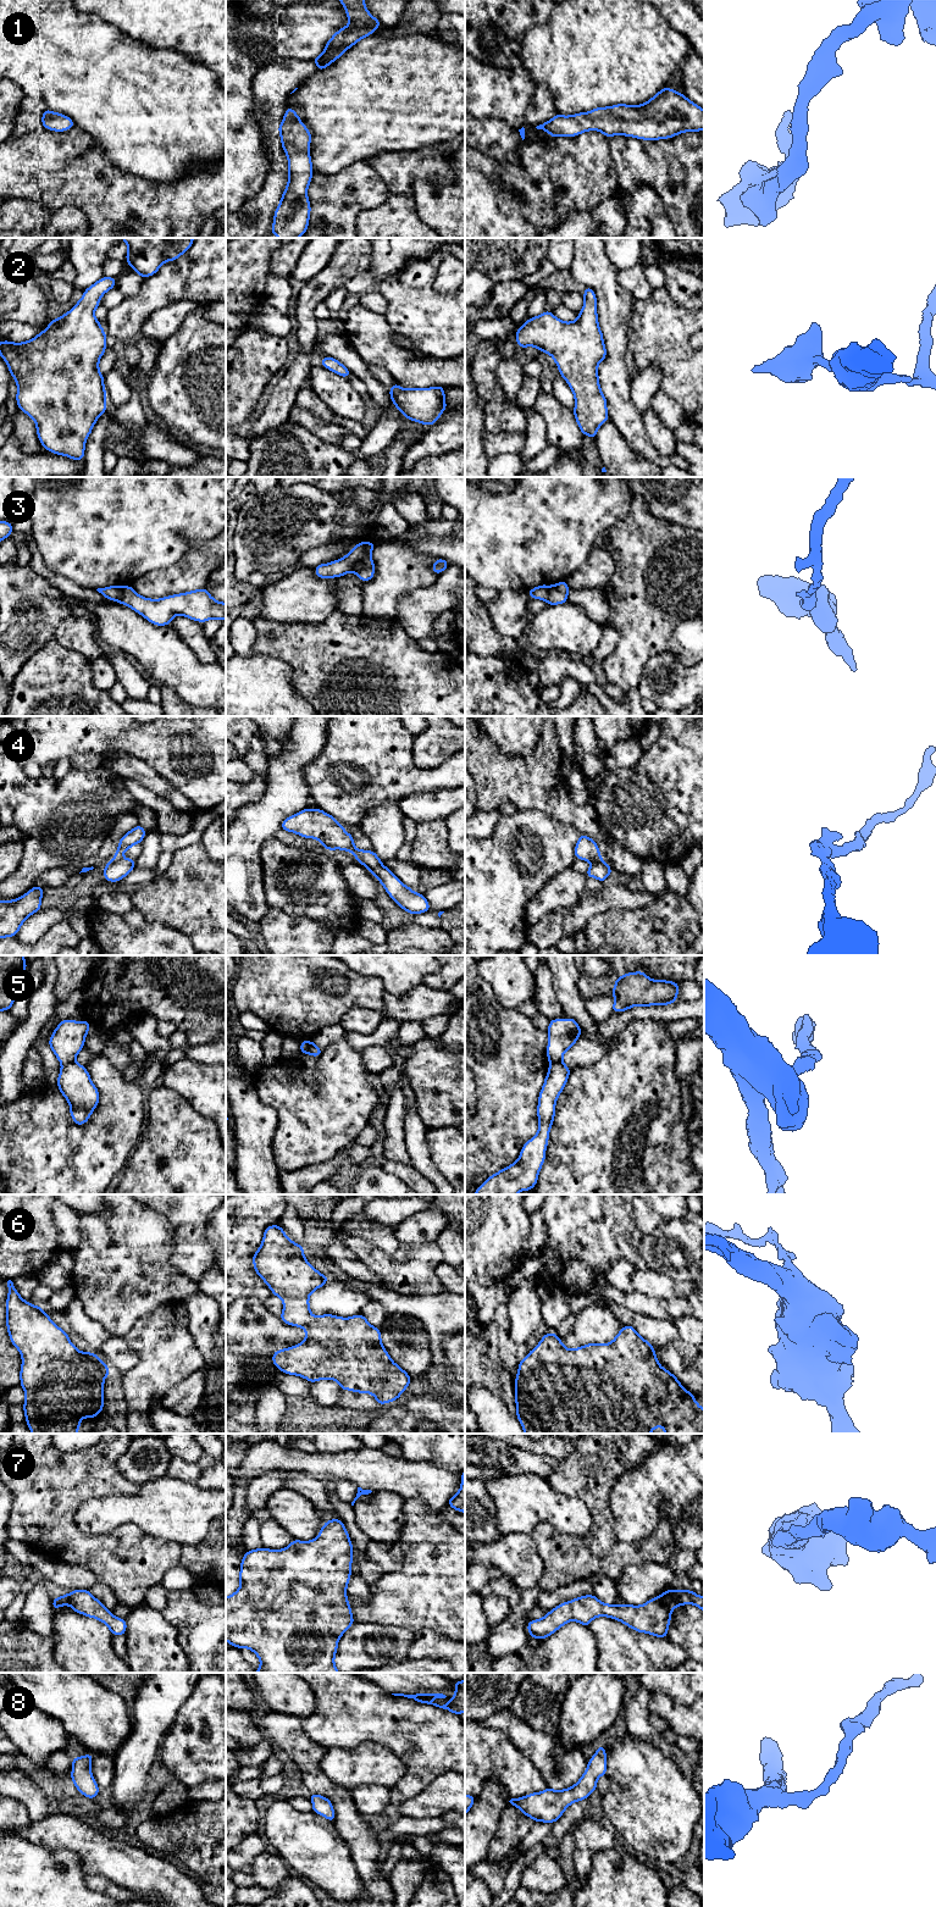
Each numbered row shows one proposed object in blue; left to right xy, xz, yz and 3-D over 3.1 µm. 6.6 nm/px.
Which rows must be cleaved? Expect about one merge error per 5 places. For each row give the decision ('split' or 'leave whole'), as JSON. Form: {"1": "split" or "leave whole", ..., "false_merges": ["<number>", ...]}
{"1": "leave whole", "2": "leave whole", "3": "split", "4": "split", "5": "split", "6": "leave whole", "7": "leave whole", "8": "leave whole", "false_merges": ["3", "4", "5"]}

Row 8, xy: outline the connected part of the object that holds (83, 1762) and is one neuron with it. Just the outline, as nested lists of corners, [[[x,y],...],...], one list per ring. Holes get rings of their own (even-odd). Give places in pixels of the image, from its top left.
[[[89,1753],[72,1759],[73,1768],[71,1772],[71,1779],[77,1790],[87,1798],[95,1798],[100,1790],[90,1772],[93,1756],[94,1754]]]

